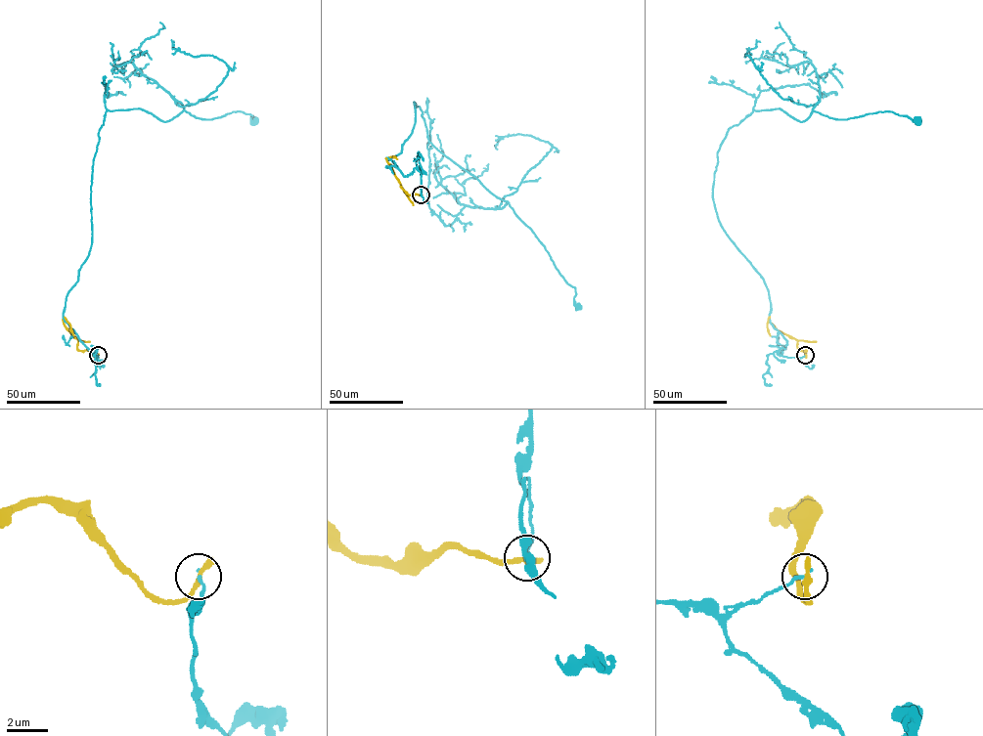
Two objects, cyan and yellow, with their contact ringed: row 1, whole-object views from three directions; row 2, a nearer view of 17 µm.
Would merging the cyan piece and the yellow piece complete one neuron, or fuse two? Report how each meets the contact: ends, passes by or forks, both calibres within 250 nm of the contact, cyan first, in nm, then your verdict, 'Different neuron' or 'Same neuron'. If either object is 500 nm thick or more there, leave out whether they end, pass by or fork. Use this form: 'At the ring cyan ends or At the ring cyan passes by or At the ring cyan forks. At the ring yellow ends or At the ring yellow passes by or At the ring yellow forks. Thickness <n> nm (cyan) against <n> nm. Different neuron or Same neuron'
At the ring cyan ends. At the ring yellow ends. Thickness 130 nm (cyan) against 340 nm. Different neuron

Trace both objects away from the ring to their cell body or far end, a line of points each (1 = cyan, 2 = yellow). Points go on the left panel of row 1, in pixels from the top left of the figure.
1: (98, 355), (63, 312), (91, 247), (106, 112), (255, 121)
2: (98, 355), (95, 357), (88, 351), (77, 349), (77, 339), (64, 324), (63, 317), (73, 335)

